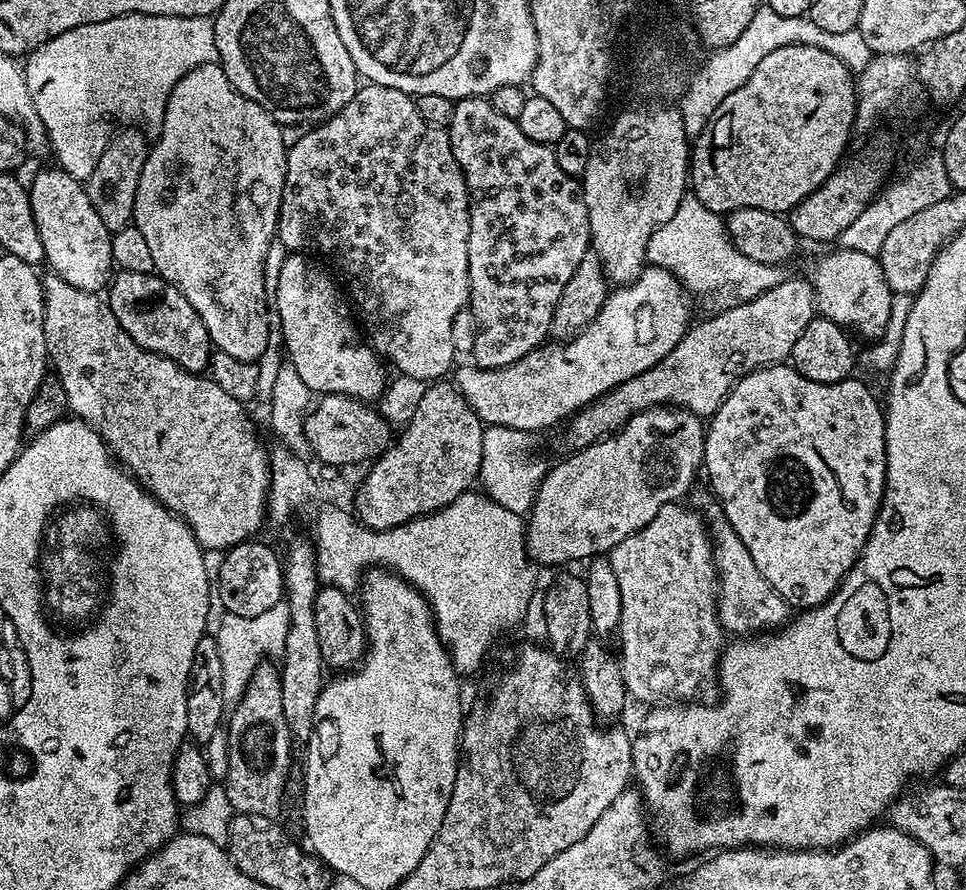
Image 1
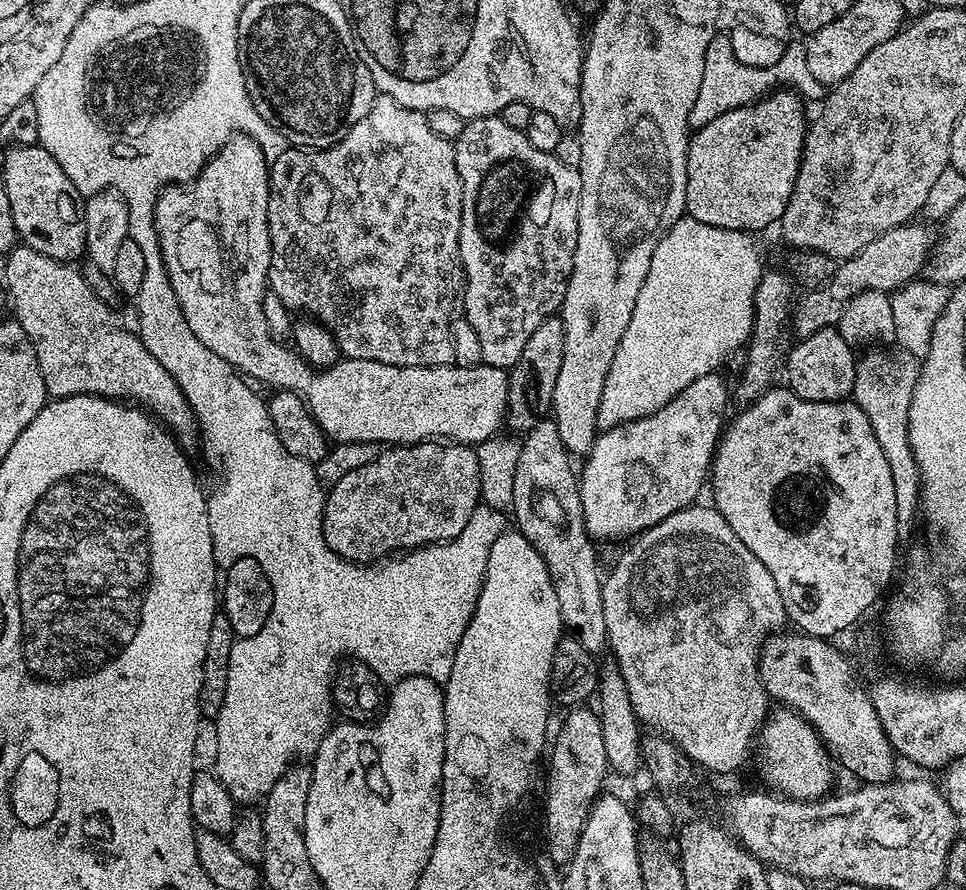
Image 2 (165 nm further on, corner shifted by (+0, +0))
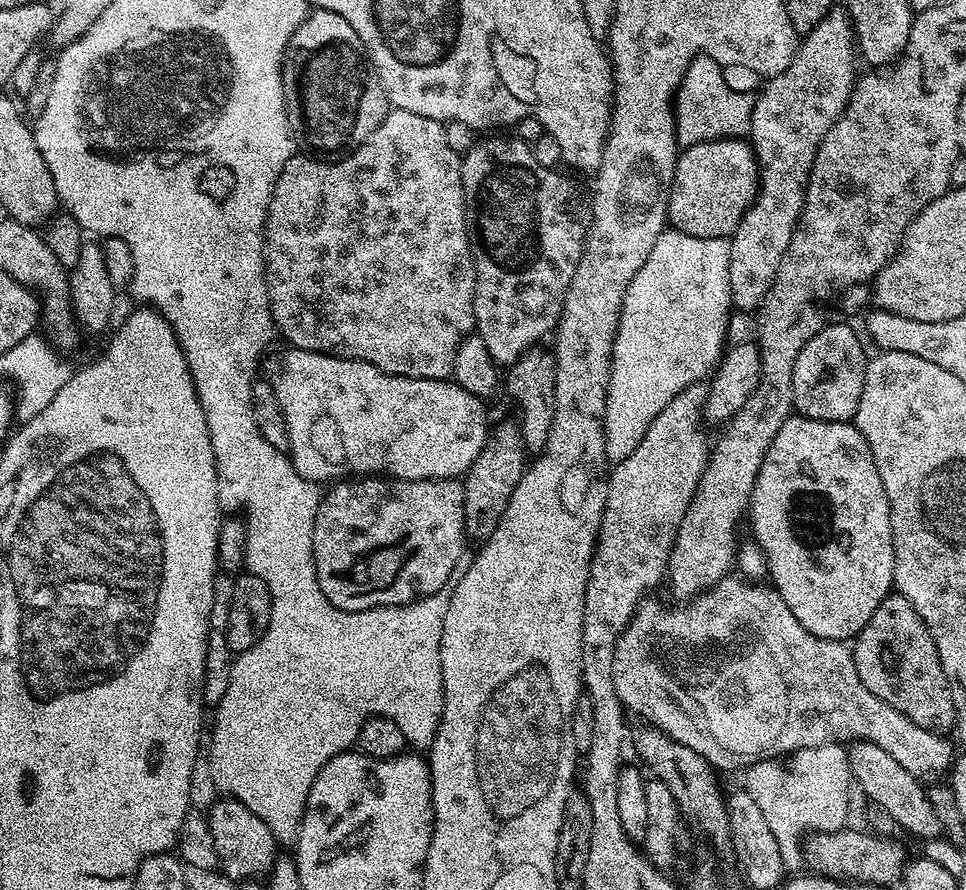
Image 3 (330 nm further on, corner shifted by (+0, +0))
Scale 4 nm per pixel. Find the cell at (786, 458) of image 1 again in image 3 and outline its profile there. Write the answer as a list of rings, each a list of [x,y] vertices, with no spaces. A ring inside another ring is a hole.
[[[799,414],[789,416],[786,422],[782,422],[782,428],[778,434],[774,434],[774,440],[766,450],[762,458],[762,466],[758,470],[756,485],[752,491],[752,498],[746,513],[747,519],[752,519],[751,539],[764,553],[764,563],[767,575],[772,575],[771,587],[790,606],[790,614],[823,640],[851,641],[870,622],[874,610],[893,591],[892,575],[894,574],[894,546],[892,545],[892,527],[890,526],[890,506],[886,498],[886,490],[882,486],[882,478],[878,474],[878,466],[874,466],[874,454],[870,454],[870,446],[866,438],[855,426],[855,423],[839,420],[838,422],[822,422],[814,418],[806,418]]]

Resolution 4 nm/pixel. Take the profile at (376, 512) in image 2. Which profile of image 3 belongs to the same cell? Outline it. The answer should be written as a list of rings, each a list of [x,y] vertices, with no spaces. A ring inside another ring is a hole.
[[[368,474],[363,478],[344,478],[333,483],[332,489],[323,493],[318,514],[314,518],[314,542],[312,543],[312,557],[316,567],[318,586],[322,594],[338,610],[357,612],[358,610],[370,610],[382,606],[394,606],[395,604],[408,604],[411,600],[420,600],[424,596],[432,596],[433,593],[441,591],[448,579],[453,579],[457,571],[456,563],[464,552],[466,537],[464,535],[464,485],[459,479],[450,480],[397,480],[385,478],[380,474]]]

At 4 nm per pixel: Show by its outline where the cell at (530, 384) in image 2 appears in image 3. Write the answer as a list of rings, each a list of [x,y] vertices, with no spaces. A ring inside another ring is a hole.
[[[515,419],[504,420],[491,429],[484,439],[478,458],[468,467],[463,477],[464,485],[464,535],[469,541],[483,542],[494,534],[498,522],[508,505],[510,494],[518,486],[526,467],[526,449],[520,433],[519,423]]]

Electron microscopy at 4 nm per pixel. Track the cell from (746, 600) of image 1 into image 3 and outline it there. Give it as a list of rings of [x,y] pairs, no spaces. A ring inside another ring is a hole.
[[[856,742],[847,749],[848,761],[852,767],[853,781],[897,824],[905,828],[912,836],[920,840],[932,840],[941,835],[938,814],[934,814],[934,806],[930,806],[930,798],[925,785],[917,777],[911,776],[886,750],[882,750],[876,744]]]

